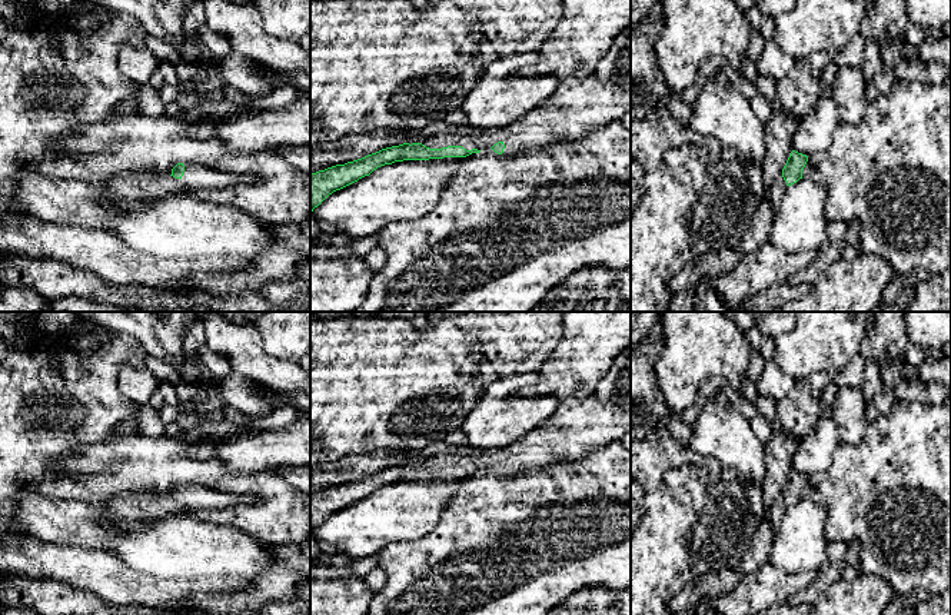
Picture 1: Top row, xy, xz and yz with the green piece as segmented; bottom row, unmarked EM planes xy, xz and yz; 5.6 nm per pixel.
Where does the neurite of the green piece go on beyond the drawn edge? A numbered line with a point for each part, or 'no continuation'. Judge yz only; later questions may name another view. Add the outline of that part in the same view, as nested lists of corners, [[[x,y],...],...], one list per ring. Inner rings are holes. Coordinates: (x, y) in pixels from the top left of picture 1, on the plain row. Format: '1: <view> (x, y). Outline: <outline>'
1: yz (775, 512). Outline: [[[778,498],[771,508],[768,509],[768,521],[772,526],[772,531],[777,532],[781,528],[781,519],[784,516],[784,512],[787,509],[787,503],[784,498]]]

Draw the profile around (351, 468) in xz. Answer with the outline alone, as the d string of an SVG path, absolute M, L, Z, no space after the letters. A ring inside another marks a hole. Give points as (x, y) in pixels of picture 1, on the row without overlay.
M379 449L345 456L310 469L310 495L336 485L362 479L386 468L403 465L415 453L416 451L409 449Z

